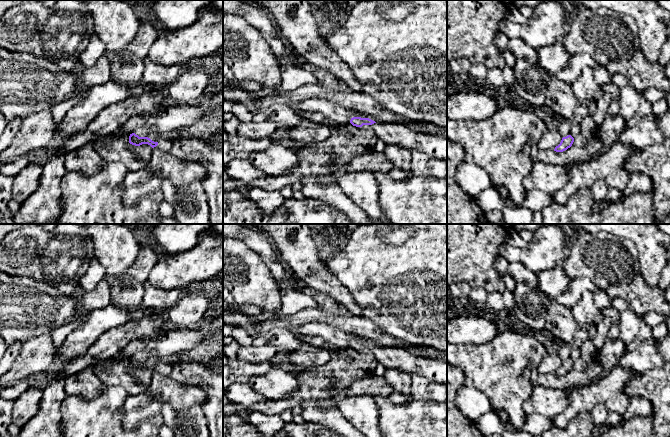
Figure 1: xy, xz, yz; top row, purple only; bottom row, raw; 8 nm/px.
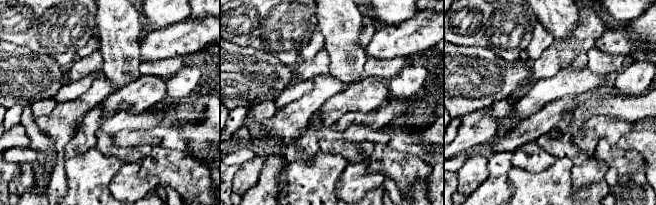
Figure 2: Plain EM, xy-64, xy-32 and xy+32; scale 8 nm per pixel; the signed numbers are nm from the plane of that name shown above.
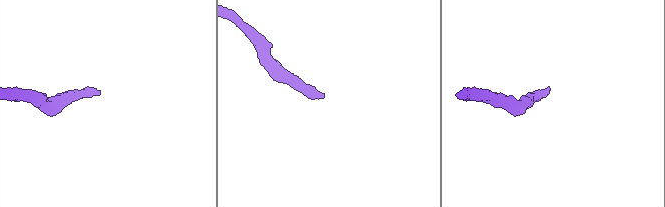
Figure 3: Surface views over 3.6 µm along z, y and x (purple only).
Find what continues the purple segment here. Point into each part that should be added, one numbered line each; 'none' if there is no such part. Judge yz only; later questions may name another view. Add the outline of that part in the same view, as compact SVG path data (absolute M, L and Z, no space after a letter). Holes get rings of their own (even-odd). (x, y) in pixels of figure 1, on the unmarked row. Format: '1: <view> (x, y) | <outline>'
1: yz (576, 353) | M580 347L579 348L575 348L573 349L573 351L570 354L570 359L575 362L576 360L579 359L579 357L581 356L581 350Z

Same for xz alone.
1: xz (435, 370) | M377 346L372 349L363 349L361 352L371 353L377 363L386 368L419 375L434 383L447 386L447 361L416 356L396 346Z

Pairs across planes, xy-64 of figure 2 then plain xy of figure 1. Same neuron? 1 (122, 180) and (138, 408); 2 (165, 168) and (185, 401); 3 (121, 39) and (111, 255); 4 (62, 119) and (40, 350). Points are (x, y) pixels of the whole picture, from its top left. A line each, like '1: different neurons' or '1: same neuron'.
1: same neuron
2: same neuron
3: same neuron
4: different neurons

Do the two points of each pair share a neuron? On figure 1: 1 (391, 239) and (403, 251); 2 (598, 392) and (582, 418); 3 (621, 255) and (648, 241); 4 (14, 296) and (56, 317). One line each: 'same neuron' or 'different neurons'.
1: different neurons
2: different neurons
3: different neurons
4: same neuron

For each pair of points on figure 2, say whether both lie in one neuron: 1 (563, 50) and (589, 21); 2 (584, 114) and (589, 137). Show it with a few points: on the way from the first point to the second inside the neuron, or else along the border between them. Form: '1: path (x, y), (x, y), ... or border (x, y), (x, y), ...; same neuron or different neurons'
1: path (571, 45), (587, 29); same neuron
2: border (573, 111), (575, 118), (584, 120); different neurons

